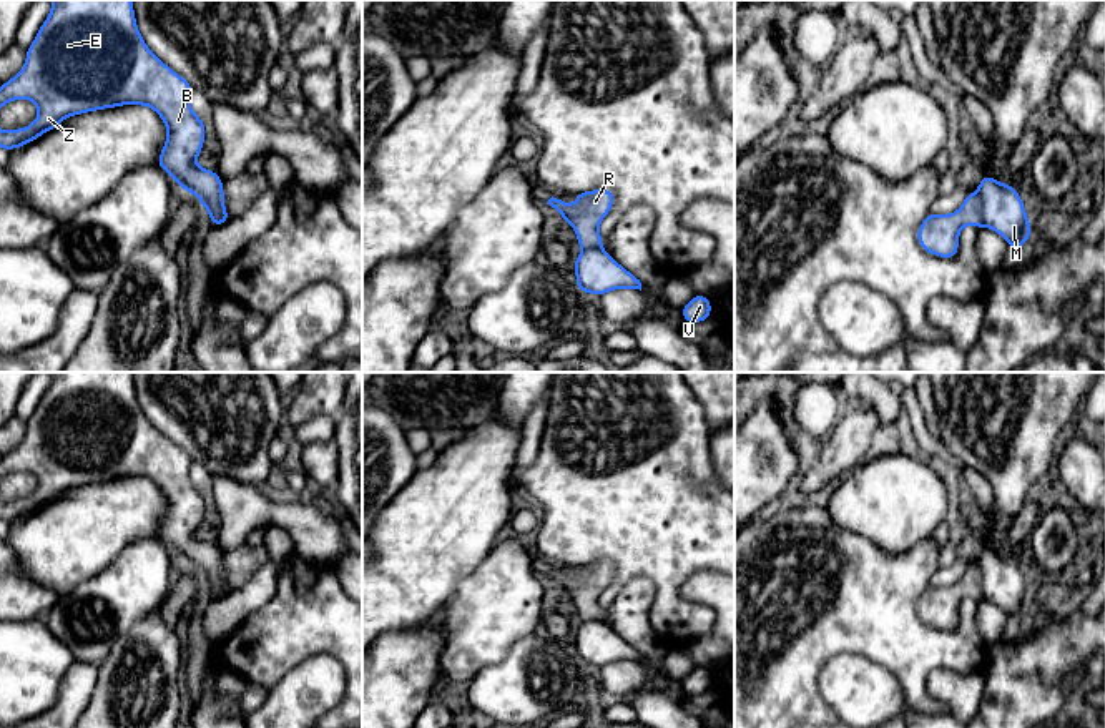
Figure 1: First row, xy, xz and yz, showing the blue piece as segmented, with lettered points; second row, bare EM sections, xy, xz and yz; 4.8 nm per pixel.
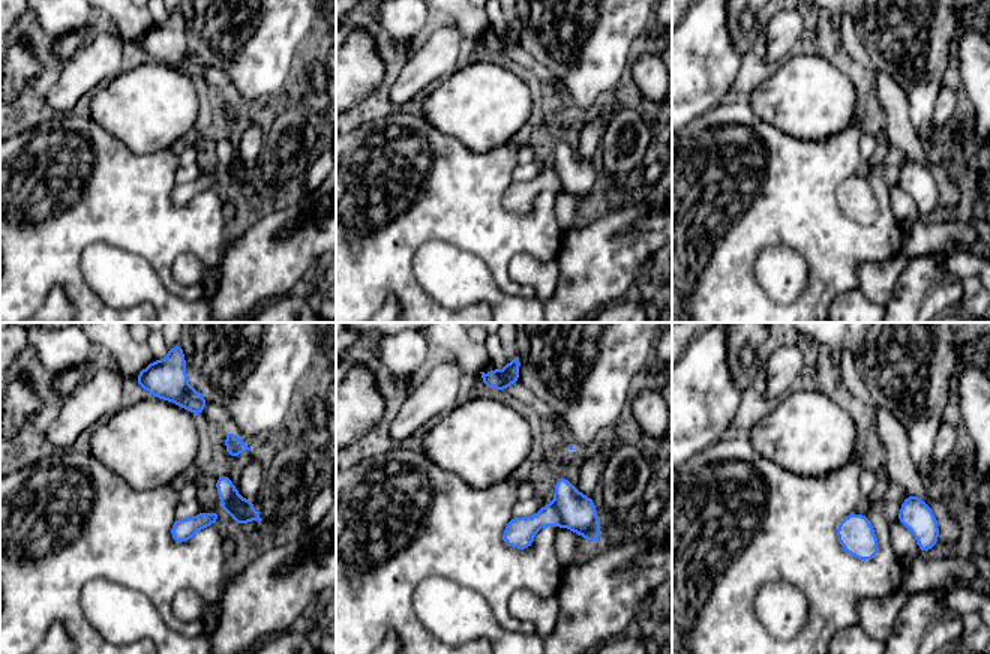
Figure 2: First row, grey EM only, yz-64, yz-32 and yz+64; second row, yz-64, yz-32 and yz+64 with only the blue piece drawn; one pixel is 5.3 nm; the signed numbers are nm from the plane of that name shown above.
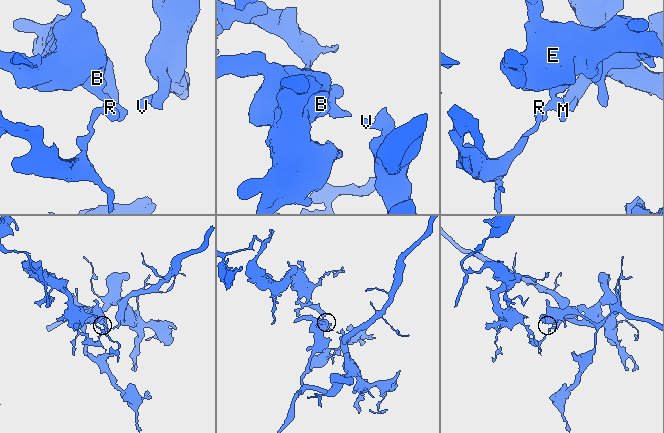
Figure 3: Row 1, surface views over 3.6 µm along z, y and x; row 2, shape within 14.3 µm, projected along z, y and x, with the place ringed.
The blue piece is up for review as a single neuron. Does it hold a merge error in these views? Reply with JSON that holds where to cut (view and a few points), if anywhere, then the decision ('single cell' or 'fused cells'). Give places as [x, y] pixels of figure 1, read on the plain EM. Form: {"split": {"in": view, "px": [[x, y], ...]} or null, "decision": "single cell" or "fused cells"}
{"split": {"in": "yz", "px": [[976, 565], [984, 597]]}, "decision": "fused cells"}

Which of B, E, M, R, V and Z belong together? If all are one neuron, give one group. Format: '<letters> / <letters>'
B E M V Z / R

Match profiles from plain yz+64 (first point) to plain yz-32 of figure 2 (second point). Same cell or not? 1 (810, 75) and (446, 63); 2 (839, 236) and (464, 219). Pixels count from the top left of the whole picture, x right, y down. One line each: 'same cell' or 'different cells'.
1: different cells
2: same cell

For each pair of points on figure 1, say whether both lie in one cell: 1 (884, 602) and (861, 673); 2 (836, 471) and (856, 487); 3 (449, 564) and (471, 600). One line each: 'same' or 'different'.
1: different
2: different
3: different

